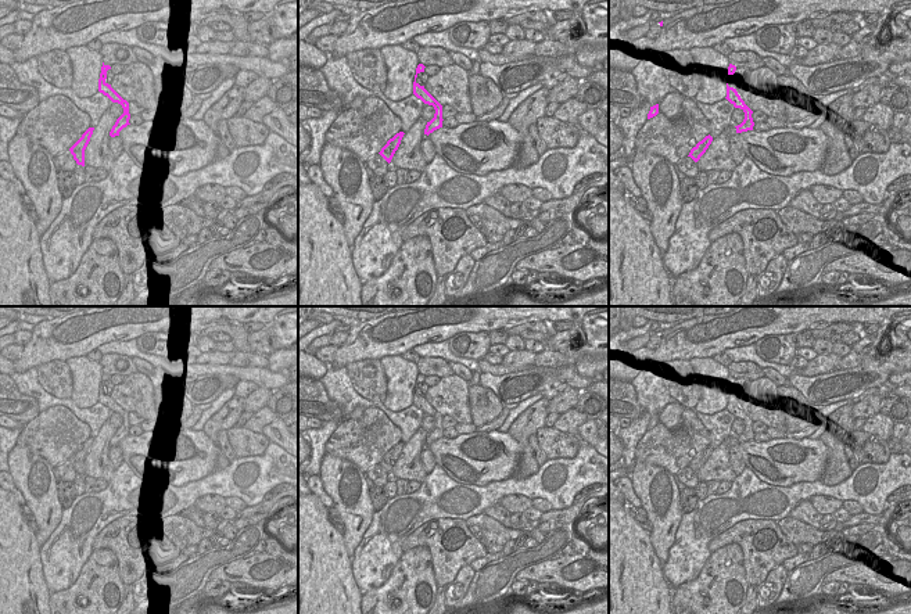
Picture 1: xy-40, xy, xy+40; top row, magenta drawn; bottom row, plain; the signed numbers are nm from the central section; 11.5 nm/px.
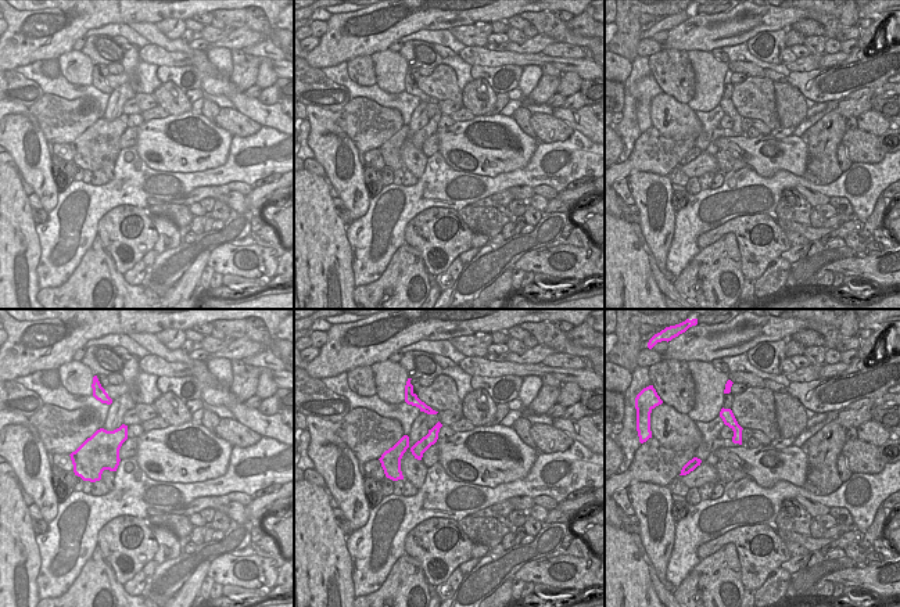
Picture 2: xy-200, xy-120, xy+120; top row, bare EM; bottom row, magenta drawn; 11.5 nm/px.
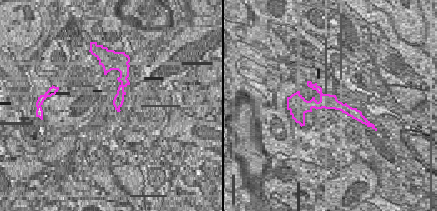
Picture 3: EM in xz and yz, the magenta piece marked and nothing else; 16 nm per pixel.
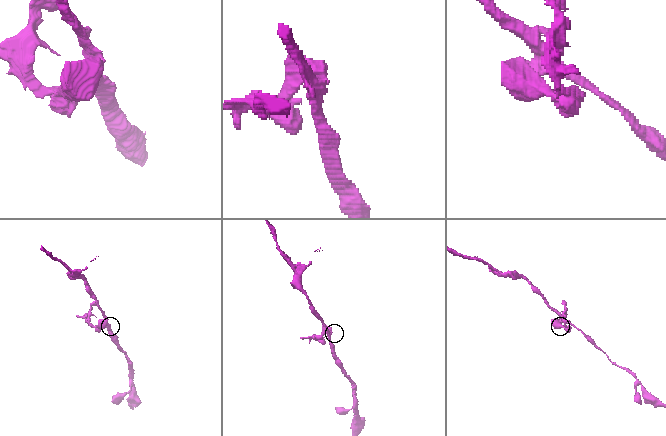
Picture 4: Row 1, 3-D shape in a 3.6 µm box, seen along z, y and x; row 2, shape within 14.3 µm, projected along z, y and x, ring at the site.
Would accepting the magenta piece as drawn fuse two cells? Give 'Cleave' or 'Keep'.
Cleave

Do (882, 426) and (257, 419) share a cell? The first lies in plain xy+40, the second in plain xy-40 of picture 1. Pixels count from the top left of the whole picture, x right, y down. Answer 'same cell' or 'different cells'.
same cell

